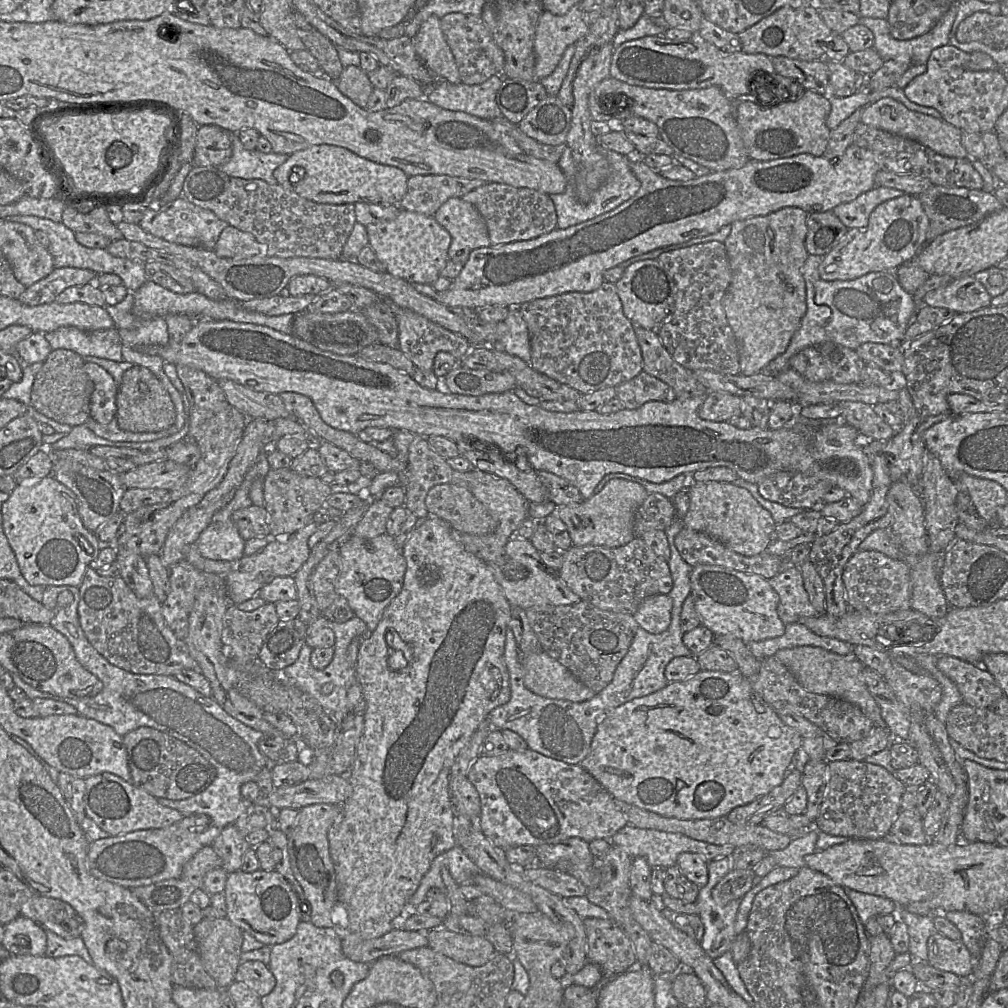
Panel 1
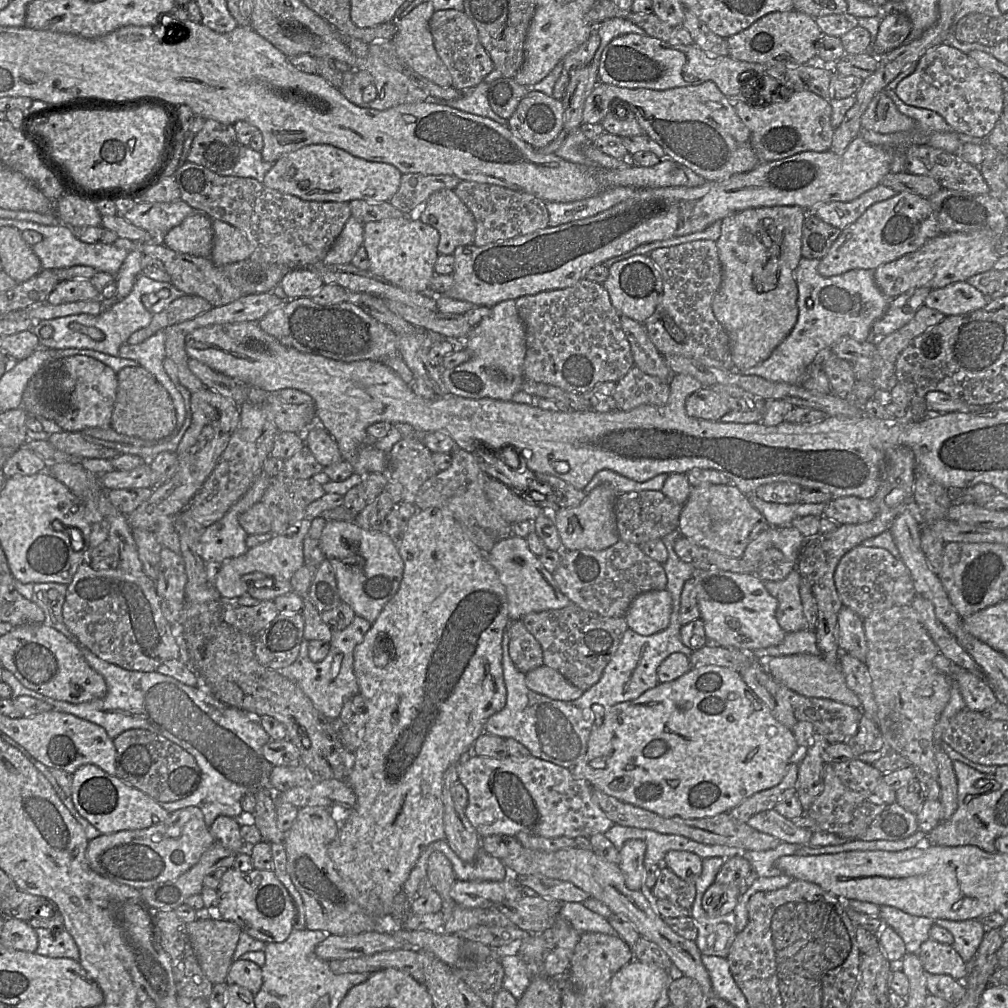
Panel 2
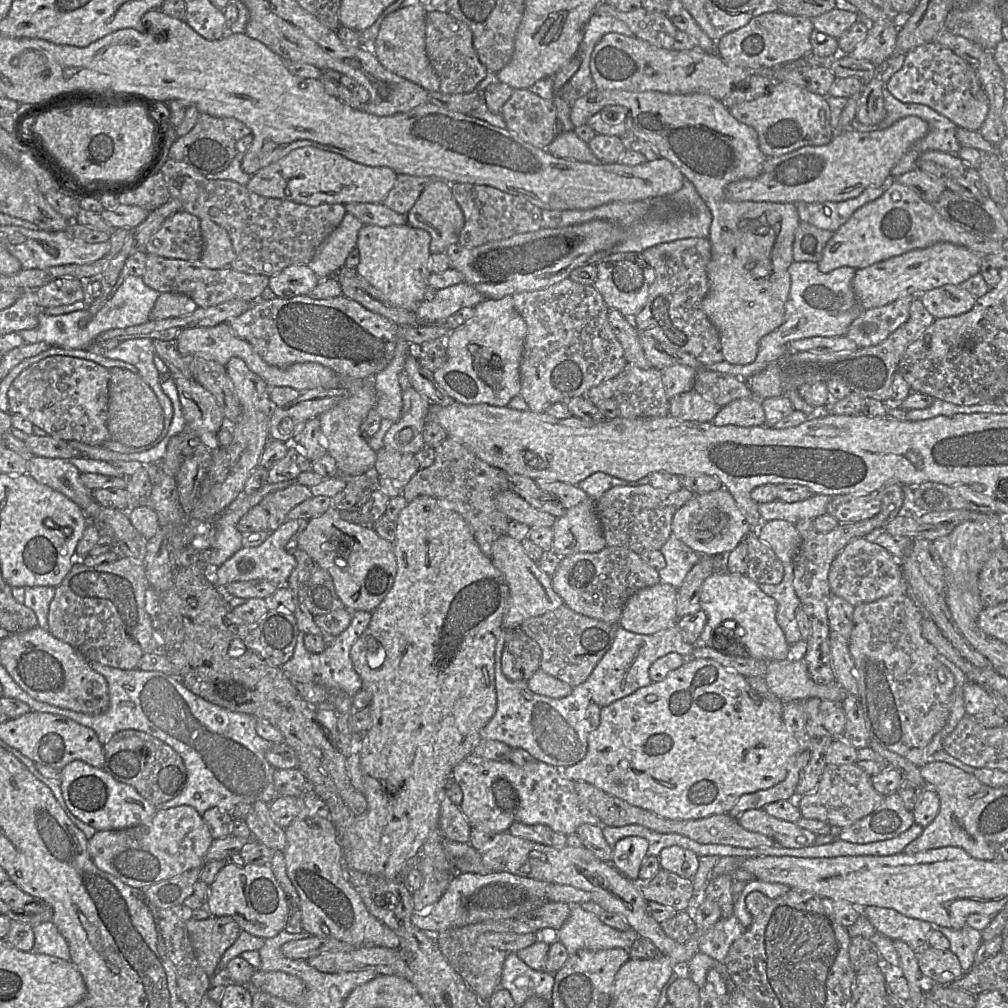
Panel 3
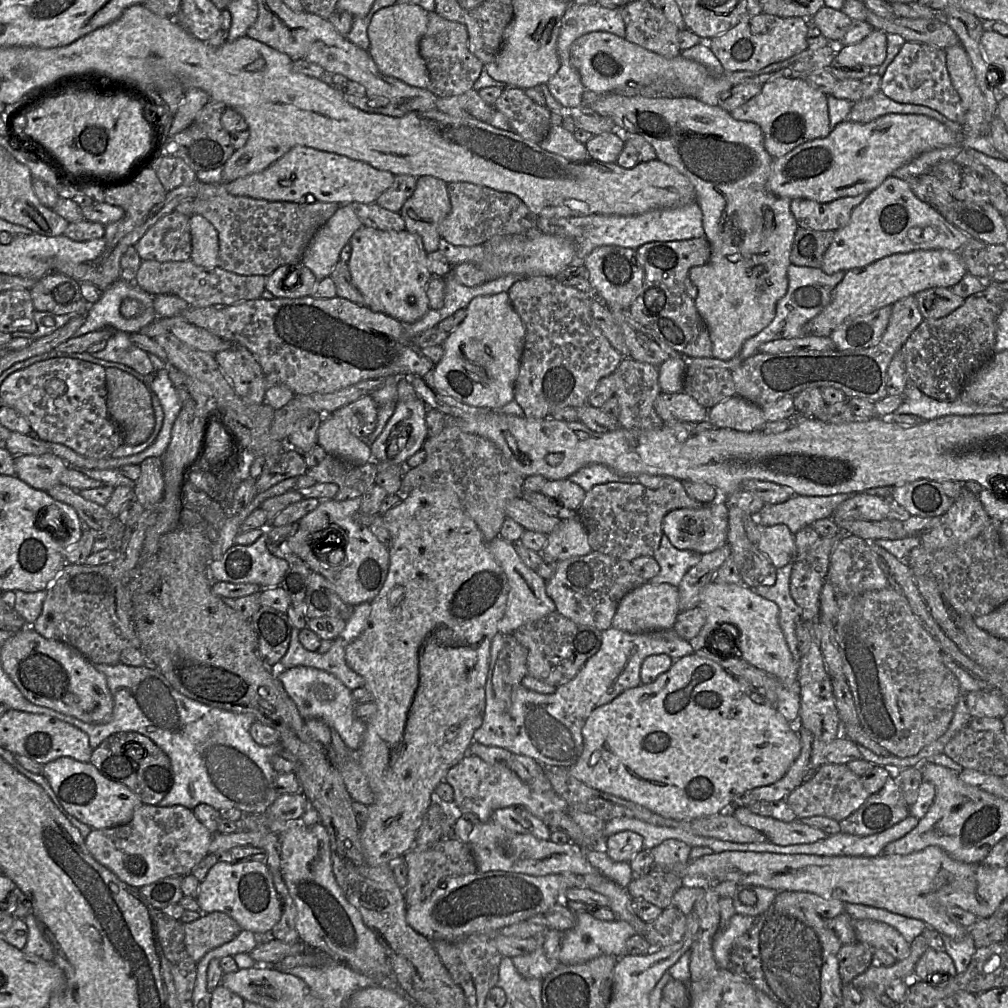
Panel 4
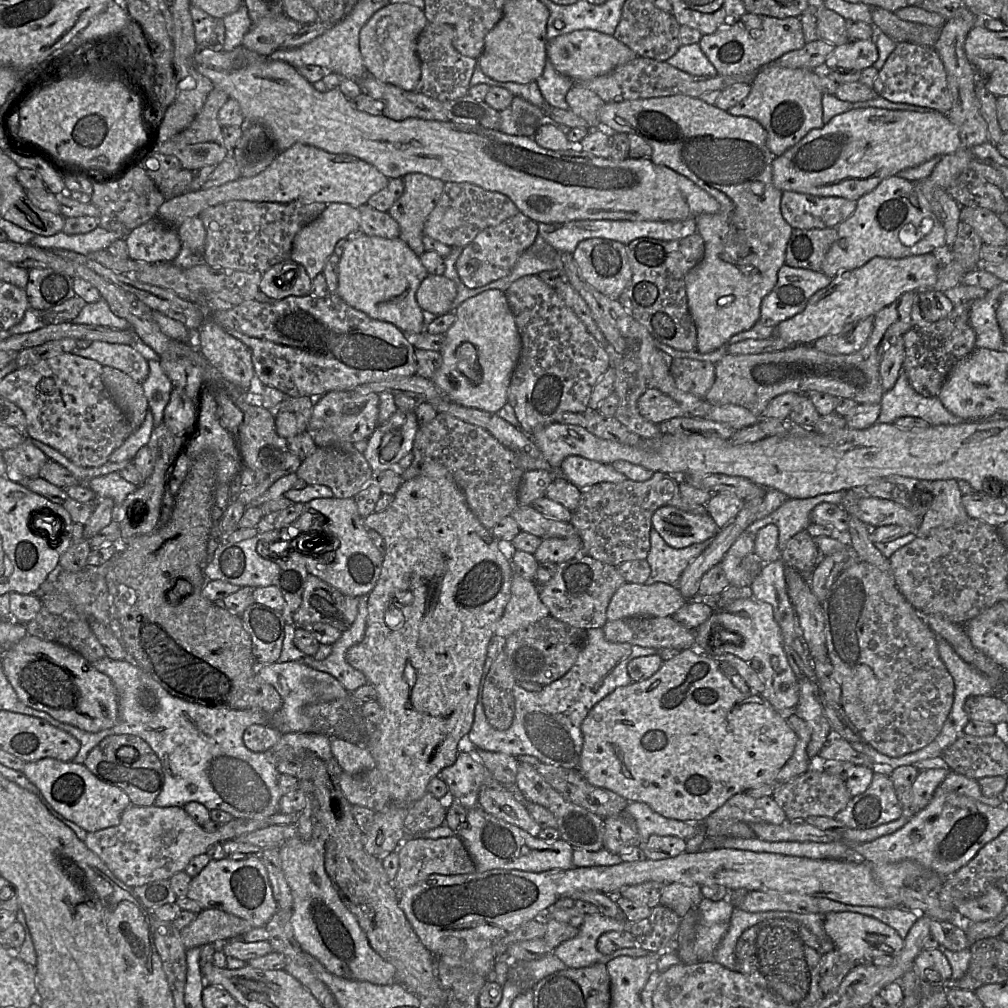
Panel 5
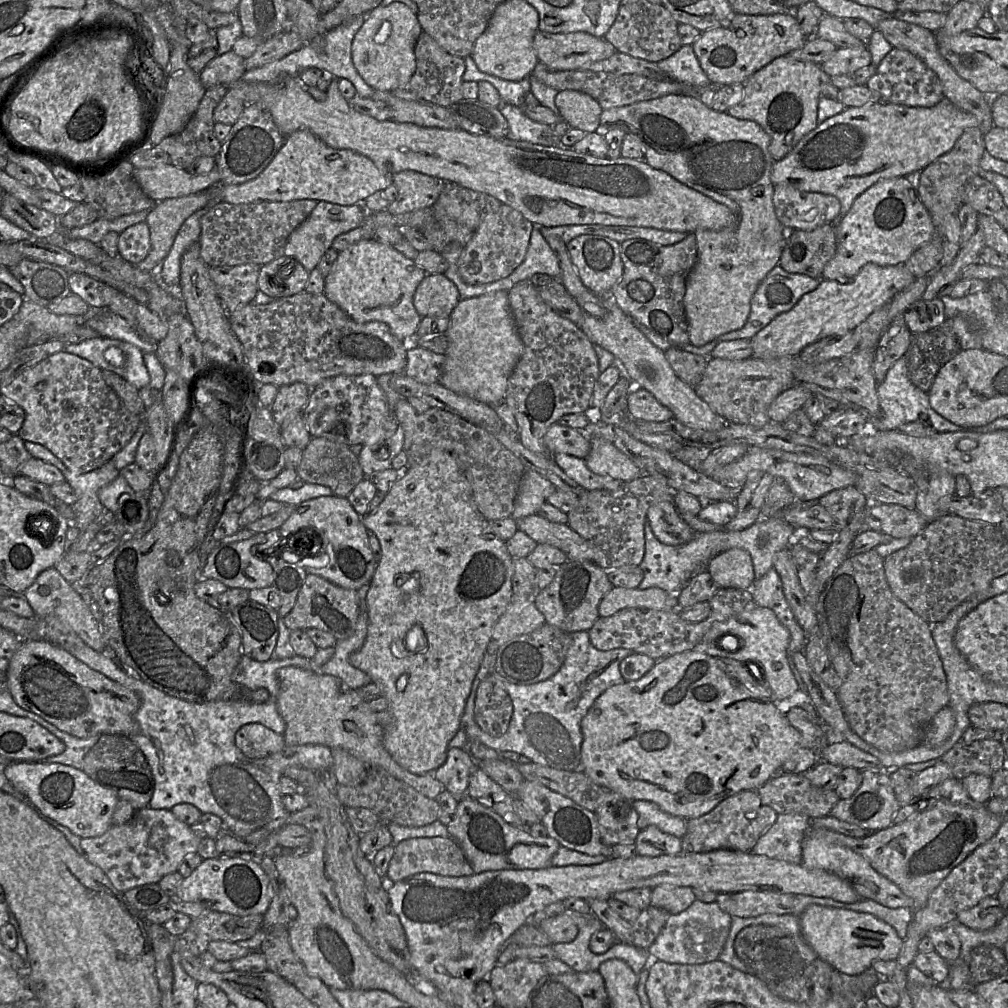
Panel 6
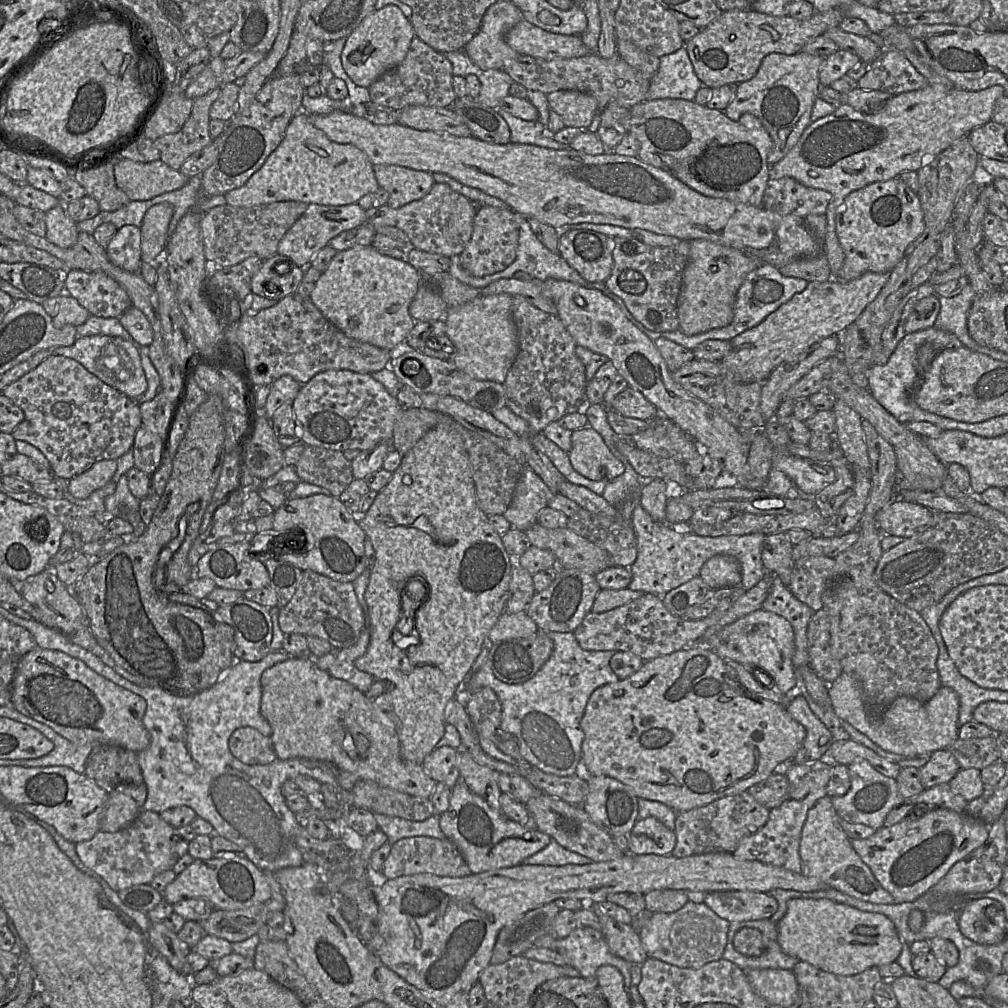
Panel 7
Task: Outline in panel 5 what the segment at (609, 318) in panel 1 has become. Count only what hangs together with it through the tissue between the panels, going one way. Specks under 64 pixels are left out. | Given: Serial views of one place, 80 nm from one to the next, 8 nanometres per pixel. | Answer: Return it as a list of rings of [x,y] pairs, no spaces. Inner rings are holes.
[[[538,275],[519,278],[505,293],[522,342],[520,358],[508,389],[508,402],[520,422],[519,428],[528,436],[532,436],[544,426],[555,422],[564,412],[586,411],[589,408],[592,391],[611,366],[611,359],[606,350],[556,293],[555,288],[542,281]]]

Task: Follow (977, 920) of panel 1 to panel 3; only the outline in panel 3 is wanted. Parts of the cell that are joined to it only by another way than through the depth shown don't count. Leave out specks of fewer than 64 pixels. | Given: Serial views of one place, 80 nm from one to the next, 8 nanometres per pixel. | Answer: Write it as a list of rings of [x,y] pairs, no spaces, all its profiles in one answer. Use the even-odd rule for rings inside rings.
[[[932,925],[932,929],[940,931],[950,942],[950,950],[958,957],[964,972],[969,971],[974,963],[976,952],[982,942],[981,931],[968,925],[955,930],[938,925]]]

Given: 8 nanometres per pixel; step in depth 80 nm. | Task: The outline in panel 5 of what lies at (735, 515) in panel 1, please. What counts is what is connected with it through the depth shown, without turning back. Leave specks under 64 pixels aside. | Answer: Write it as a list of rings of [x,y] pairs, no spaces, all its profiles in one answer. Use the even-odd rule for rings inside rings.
[[[672,506],[658,508],[651,523],[666,544],[674,549],[712,539],[720,531],[708,513],[692,514]]]

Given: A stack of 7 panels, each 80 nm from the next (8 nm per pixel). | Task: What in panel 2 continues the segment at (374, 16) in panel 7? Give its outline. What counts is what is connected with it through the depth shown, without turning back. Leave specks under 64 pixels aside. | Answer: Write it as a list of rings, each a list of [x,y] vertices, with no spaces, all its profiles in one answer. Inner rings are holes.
[[[422,2],[397,20],[397,32],[391,39],[397,54],[405,63],[421,76],[441,87],[452,87],[451,74],[436,52],[430,31],[430,19],[435,8],[430,2]]]

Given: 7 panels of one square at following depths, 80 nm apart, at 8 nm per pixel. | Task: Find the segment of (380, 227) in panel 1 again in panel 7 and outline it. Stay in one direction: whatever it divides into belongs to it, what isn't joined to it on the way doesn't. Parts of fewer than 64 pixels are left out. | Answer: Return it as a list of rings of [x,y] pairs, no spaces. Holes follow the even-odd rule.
[[[372,245],[355,246],[336,253],[308,297],[346,336],[396,351],[416,324],[409,307],[421,283],[420,271],[408,261],[383,255]]]

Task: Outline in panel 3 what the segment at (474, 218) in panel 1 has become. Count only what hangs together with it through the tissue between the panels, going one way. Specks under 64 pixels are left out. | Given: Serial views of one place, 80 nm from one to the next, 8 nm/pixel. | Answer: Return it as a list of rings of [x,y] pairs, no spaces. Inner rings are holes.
[[[433,180],[428,184],[406,217],[408,225],[429,232],[431,254],[442,253],[448,246],[457,244],[465,223],[463,212],[453,197],[451,184],[443,180]]]

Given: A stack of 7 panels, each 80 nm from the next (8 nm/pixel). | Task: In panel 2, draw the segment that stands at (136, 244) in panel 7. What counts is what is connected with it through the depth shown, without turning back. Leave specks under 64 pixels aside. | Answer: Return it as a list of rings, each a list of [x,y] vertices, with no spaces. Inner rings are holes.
[[[206,213],[193,214],[167,232],[161,242],[179,253],[210,257],[213,249],[211,220]]]

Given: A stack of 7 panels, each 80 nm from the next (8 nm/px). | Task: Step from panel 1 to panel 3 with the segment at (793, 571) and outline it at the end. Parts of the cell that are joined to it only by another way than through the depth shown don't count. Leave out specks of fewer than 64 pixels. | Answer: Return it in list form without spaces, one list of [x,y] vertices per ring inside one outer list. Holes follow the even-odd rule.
[[[793,564],[784,566],[783,579],[779,584],[761,584],[759,586],[777,603],[776,619],[785,634],[787,643],[789,646],[796,644],[801,639],[796,620],[801,604],[793,587]]]

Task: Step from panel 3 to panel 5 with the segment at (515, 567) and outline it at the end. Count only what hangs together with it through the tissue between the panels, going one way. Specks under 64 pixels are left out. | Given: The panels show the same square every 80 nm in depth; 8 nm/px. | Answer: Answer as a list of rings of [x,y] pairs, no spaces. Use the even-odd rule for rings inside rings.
[[[513,573],[510,600],[494,626],[494,635],[509,637],[518,630],[527,627],[547,616],[549,610],[539,597],[539,585]]]

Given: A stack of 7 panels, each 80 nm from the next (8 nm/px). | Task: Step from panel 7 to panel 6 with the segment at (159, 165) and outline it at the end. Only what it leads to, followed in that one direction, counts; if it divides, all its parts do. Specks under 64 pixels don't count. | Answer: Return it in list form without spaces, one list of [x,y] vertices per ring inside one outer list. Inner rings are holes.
[[[171,164],[154,168],[135,168],[133,178],[143,192],[154,201],[163,201],[203,192],[220,184],[216,166],[205,175],[194,176]]]

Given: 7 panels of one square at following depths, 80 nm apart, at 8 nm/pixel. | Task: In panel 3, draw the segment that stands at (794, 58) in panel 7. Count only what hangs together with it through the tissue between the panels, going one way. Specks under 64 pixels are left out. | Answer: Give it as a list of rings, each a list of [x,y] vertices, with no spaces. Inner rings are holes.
[[[776,82],[772,90],[755,100],[742,102],[730,109],[739,121],[754,128],[759,147],[768,157],[779,157],[805,146],[828,144],[836,131],[831,126],[827,96],[812,93],[792,82]]]

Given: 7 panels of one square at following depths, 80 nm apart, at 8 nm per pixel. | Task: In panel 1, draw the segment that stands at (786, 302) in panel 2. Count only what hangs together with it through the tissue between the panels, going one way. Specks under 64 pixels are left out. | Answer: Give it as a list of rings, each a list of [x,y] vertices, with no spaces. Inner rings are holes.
[[[785,207],[731,224],[731,232],[724,242],[731,268],[731,283],[722,299],[722,306],[738,345],[740,374],[744,376],[760,373],[787,349],[806,312],[802,267],[809,255],[805,247],[807,215],[801,208]]]

